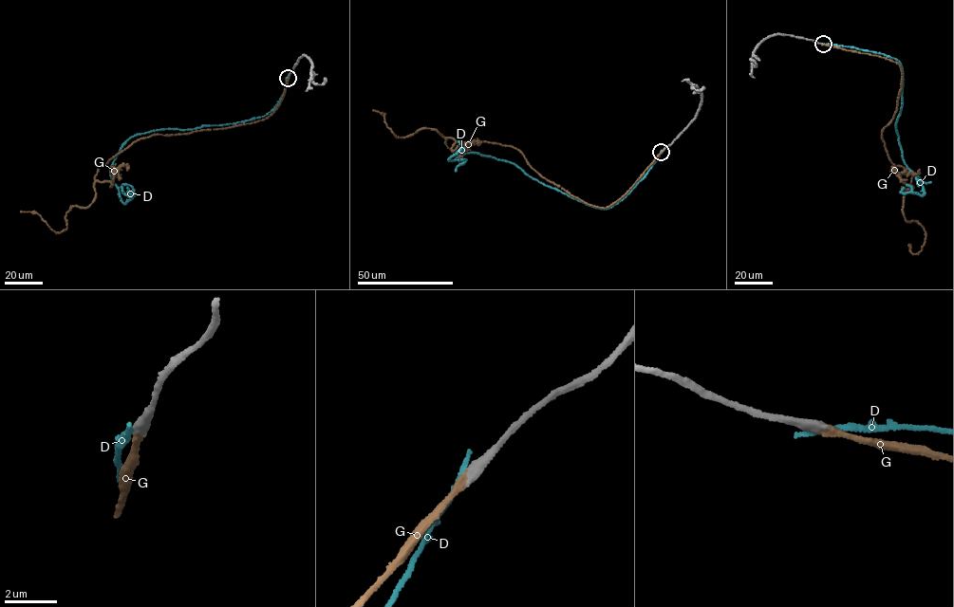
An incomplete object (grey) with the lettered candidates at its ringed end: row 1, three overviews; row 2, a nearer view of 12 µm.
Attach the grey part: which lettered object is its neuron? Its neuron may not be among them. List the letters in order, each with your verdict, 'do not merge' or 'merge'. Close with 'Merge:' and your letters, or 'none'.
D: do not merge
G: merge
Merge: G

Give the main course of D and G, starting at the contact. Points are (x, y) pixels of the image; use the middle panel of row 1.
D: (661, 151), (623, 198), (604, 209), (543, 185), (506, 161), (471, 152), (448, 158), (460, 144)
G: (662, 152), (601, 208), (547, 180), (512, 147), (476, 141), (455, 153), (435, 130), (396, 137), (372, 109)

